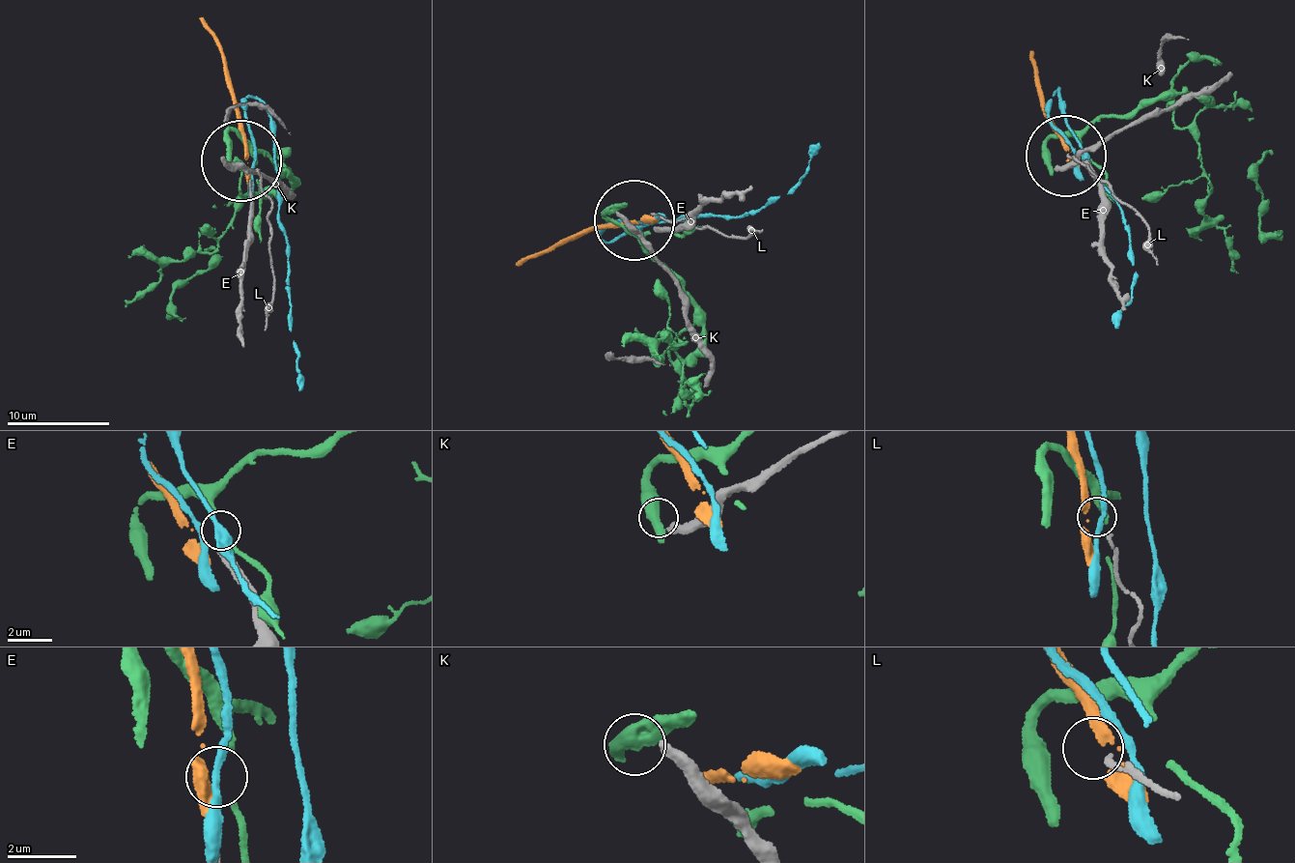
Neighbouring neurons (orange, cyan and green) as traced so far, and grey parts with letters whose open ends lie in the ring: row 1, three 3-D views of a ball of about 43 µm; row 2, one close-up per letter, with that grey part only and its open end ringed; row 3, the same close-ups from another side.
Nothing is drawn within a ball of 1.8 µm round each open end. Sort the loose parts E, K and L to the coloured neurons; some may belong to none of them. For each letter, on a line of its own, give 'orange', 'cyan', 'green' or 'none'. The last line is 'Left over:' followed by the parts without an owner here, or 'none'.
E: none
K: none
L: none
Left over: E, K, L

